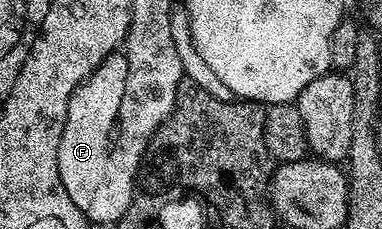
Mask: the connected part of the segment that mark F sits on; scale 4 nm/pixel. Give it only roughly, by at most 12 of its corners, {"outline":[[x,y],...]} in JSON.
{"outline":[[109,55],[73,92],[58,180],[87,211],[106,169],[128,80]]}

